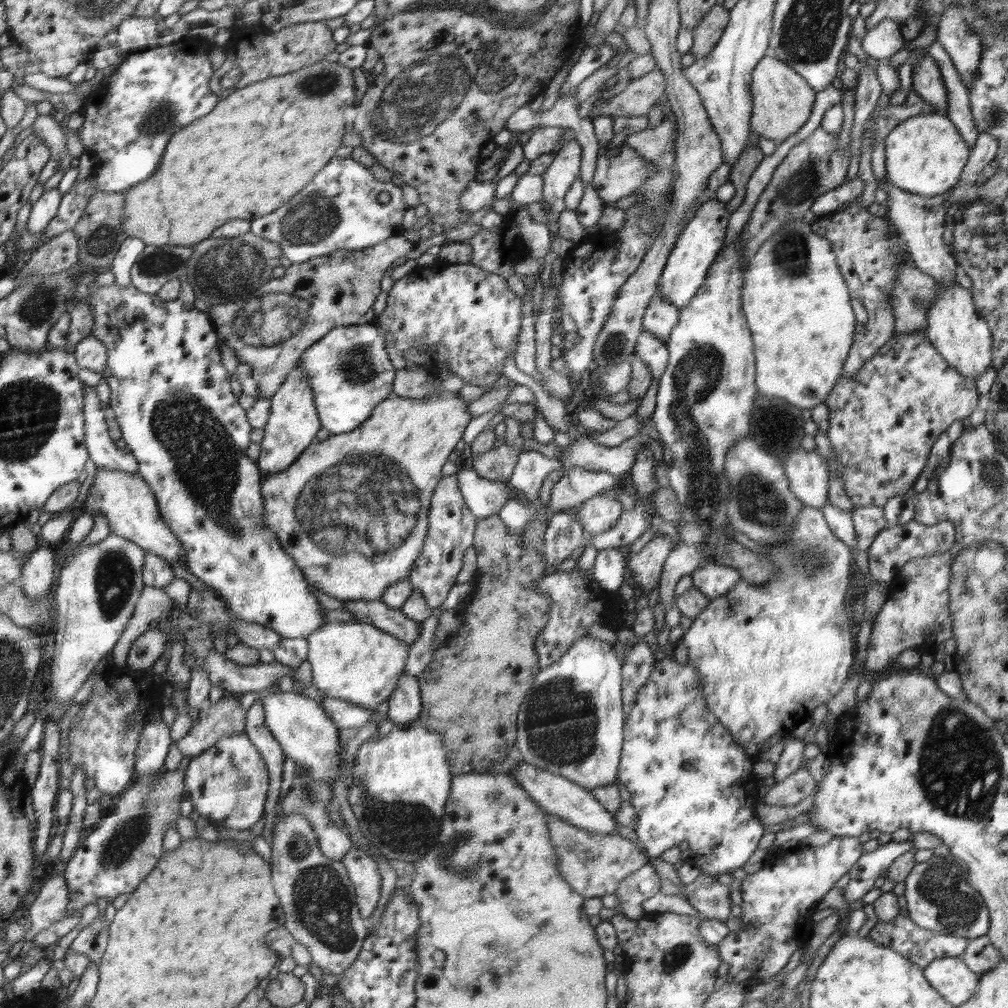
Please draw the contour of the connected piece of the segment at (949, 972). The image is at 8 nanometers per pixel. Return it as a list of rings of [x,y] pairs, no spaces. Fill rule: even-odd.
[[[962,957],[933,960],[923,969],[932,988],[955,1007],[964,1004],[977,990],[980,975],[972,972]]]

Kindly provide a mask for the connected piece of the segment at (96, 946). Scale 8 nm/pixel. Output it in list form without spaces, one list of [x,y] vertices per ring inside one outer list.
[[[103,907],[94,923],[82,929],[72,942],[69,952],[79,952],[86,955],[91,962],[100,962],[109,940],[109,924],[105,920]]]

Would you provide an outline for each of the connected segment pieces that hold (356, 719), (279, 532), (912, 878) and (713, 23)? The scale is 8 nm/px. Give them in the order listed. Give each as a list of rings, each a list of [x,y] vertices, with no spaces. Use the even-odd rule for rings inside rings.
[[[324,696],[320,704],[338,730],[367,726],[373,714],[373,710],[360,708],[335,697]]]
[[[442,390],[437,395],[430,395],[426,398],[406,398],[398,395],[390,397],[386,400],[386,404],[378,405],[378,412],[374,412],[374,416],[369,416],[366,424],[362,424],[362,428],[355,428],[353,431],[338,435],[330,435],[324,441],[314,441],[299,456],[299,458],[290,465],[286,471],[279,474],[269,474],[266,480],[263,480],[263,497],[265,498],[265,514],[261,518],[261,523],[266,525],[278,538],[281,547],[295,560],[302,571],[304,570],[324,570],[328,574],[308,574],[305,573],[306,580],[310,584],[316,584],[318,590],[324,594],[330,595],[339,600],[376,600],[380,599],[387,588],[399,582],[402,578],[408,578],[411,574],[411,568],[414,561],[418,558],[420,551],[423,549],[426,535],[429,532],[429,511],[431,510],[431,499],[433,498],[434,488],[441,482],[442,466],[446,464],[448,456],[452,454],[454,446],[460,442],[468,422],[472,420],[472,416],[468,414],[468,402],[460,397],[458,393]],[[332,554],[343,556],[338,562],[336,558],[332,558]]]
[[[951,853],[943,857],[932,855],[928,860],[916,863],[905,878],[906,915],[918,926],[936,932],[968,940],[985,936],[989,929],[989,910],[981,894],[968,887],[967,874],[965,862]]]
[[[715,4],[707,15],[695,26],[690,53],[696,59],[705,57],[715,46],[728,22],[729,9]]]

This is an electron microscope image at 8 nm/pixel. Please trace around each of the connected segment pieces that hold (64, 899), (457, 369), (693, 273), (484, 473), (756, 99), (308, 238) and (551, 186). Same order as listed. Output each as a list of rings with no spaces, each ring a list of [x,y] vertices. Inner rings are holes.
[[[63,873],[44,879],[29,902],[31,929],[25,934],[26,939],[33,939],[38,932],[61,920],[68,903],[69,892]]]
[[[471,263],[462,264],[462,266],[450,266],[450,268],[444,268],[444,270],[436,270],[436,272],[434,272],[434,270],[420,270],[420,272],[418,272],[415,269],[408,276],[395,281],[395,283],[392,285],[392,288],[388,292],[387,305],[382,314],[376,316],[375,323],[377,327],[382,330],[382,332],[394,335],[395,347],[400,350],[400,352],[402,352],[402,356],[405,358],[405,360],[412,361],[416,366],[424,368],[429,372],[437,372],[438,370],[440,370],[440,368],[450,368],[450,370],[452,370],[454,374],[462,376],[466,384],[473,384],[474,379],[485,377],[488,373],[498,373],[499,376],[500,374],[502,374],[504,359],[510,354],[510,352],[515,352],[515,348],[517,347],[518,334],[520,334],[520,324],[522,324],[522,302],[520,302],[520,298],[518,298],[518,296],[516,296],[516,294],[514,294],[514,292],[508,287],[505,277],[498,276],[498,274],[491,273],[490,271],[486,271],[485,269],[482,269],[480,267],[472,266]]]
[[[717,199],[705,200],[702,207],[696,211],[694,219],[690,220],[690,223],[677,236],[676,244],[660,275],[658,289],[661,296],[679,310],[692,300],[698,288],[702,286],[708,269],[724,247],[730,216],[724,202]]]
[[[497,445],[474,458],[474,471],[478,476],[493,480],[508,482],[512,476],[514,468],[520,460],[521,450],[516,445]]]
[[[764,56],[752,71],[751,95],[753,111],[750,128],[754,136],[782,143],[806,124],[814,106],[816,92],[793,68],[781,60]]]
[[[335,157],[322,171],[317,172],[313,181],[298,192],[288,203],[267,216],[260,216],[251,222],[250,233],[274,242],[282,250],[282,256],[294,264],[307,263],[311,259],[330,255],[335,251],[362,251],[384,243],[391,236],[404,233],[402,216],[406,212],[406,202],[402,200],[402,190],[392,182],[378,182],[372,171],[352,157]],[[387,192],[390,202],[380,204],[378,195]]]
[[[577,140],[568,141],[554,155],[554,160],[547,170],[541,174],[543,179],[544,203],[548,203],[550,208],[544,210],[540,202],[528,205],[528,214],[534,222],[540,222],[547,226],[549,223],[556,223],[560,214],[565,210],[565,196],[570,190],[570,185],[581,175],[582,170],[582,148]]]

